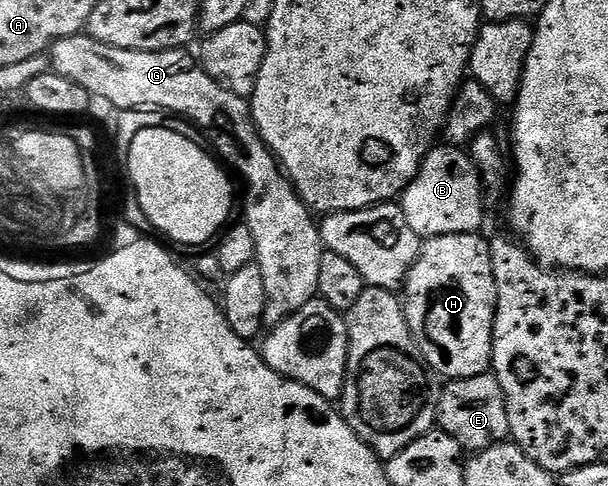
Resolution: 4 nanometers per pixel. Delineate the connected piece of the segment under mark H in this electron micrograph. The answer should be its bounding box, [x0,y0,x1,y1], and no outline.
[402,233,496,380]

